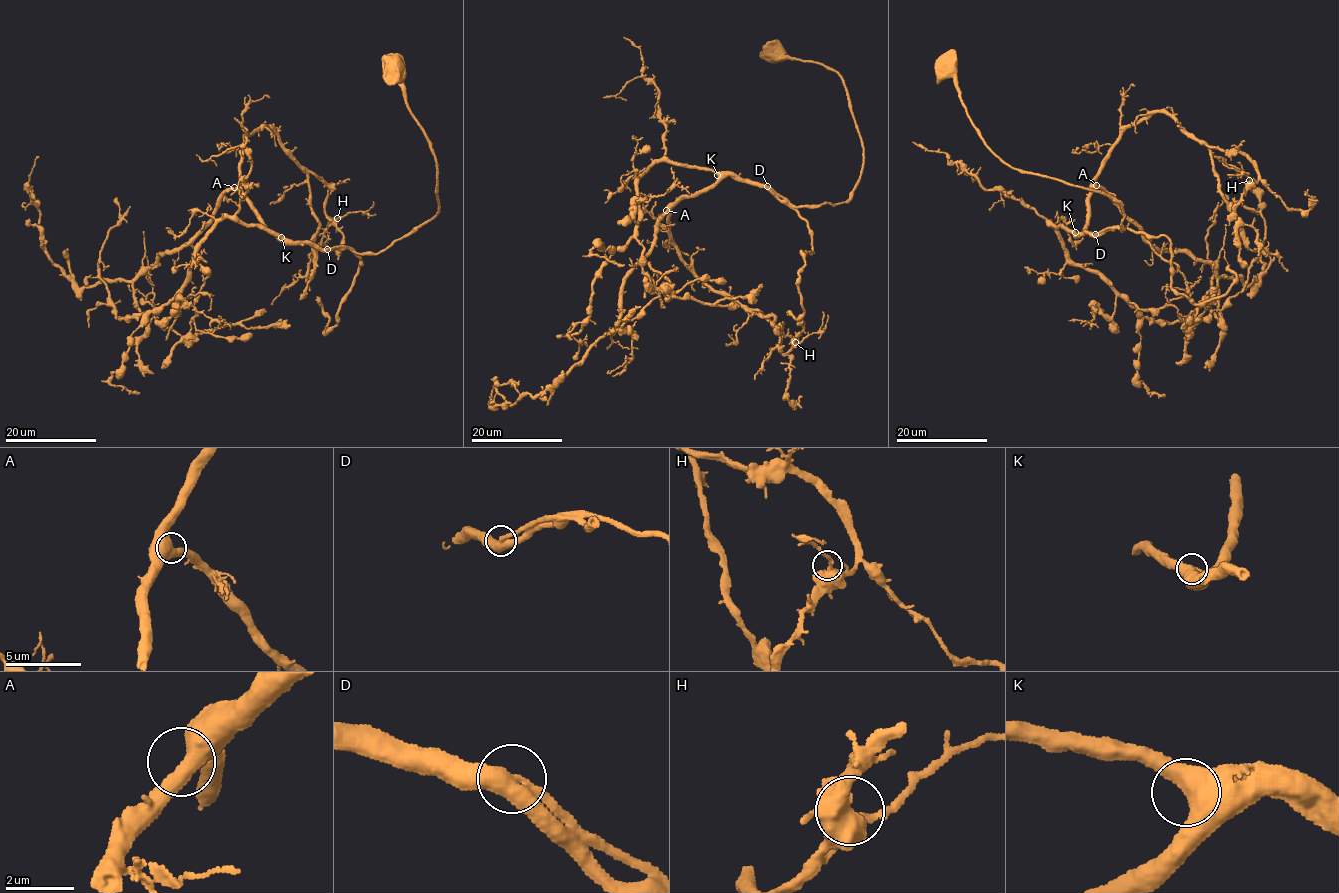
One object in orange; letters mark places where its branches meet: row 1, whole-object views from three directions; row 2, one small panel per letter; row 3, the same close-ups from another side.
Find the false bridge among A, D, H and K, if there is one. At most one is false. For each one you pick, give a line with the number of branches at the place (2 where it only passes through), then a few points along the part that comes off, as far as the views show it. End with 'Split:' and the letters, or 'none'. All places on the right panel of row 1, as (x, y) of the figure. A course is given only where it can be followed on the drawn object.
Split: none

